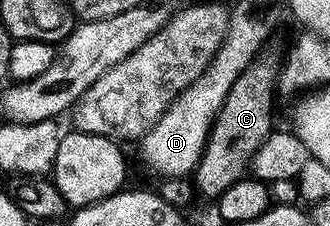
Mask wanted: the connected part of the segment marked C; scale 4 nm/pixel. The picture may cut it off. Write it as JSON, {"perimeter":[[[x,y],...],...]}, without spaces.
{"perimeter":[[[265,58],[254,59],[253,64],[237,78],[213,123],[213,130],[205,143],[205,152],[201,154],[195,172],[196,190],[202,196],[220,197],[227,189],[231,189],[231,185],[235,185],[235,181],[246,178],[253,166],[253,158],[275,130],[273,90],[276,92],[279,87],[281,63]]]}

